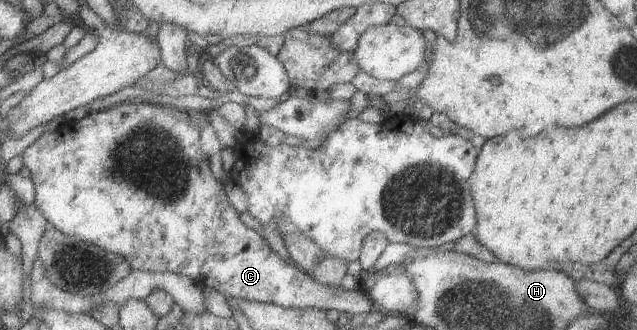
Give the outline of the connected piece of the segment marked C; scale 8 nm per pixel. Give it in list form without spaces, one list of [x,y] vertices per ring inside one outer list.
[[[144,97],[130,101],[128,104],[115,104],[106,110],[99,112],[86,111],[85,117],[81,120],[59,122],[55,127],[47,128],[35,141],[32,141],[24,150],[22,163],[29,170],[30,177],[34,185],[35,206],[46,219],[53,224],[55,229],[68,236],[76,237],[85,243],[96,245],[101,249],[123,256],[130,265],[131,270],[149,270],[152,272],[166,272],[188,277],[191,281],[209,290],[215,290],[224,296],[231,296],[248,302],[261,302],[264,304],[277,304],[286,308],[317,308],[320,310],[335,309],[337,312],[355,314],[366,314],[373,310],[373,305],[366,295],[365,289],[360,285],[354,290],[345,290],[341,286],[322,284],[311,275],[307,275],[299,269],[291,259],[283,259],[275,253],[265,240],[253,229],[243,225],[239,220],[238,212],[229,205],[224,187],[221,182],[217,182],[209,171],[208,157],[199,150],[200,129],[190,122],[187,113],[179,112],[174,106],[147,103]]]

